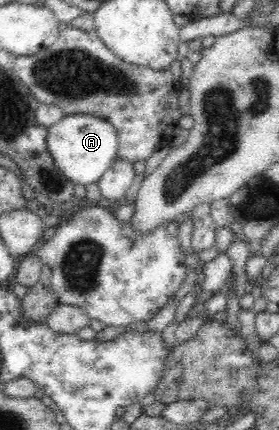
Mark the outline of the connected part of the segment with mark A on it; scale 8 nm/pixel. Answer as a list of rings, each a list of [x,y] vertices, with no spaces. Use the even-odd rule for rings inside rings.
[[[82,114],[66,116],[47,130],[48,153],[54,165],[74,186],[97,183],[102,178],[102,174],[117,161],[118,135],[110,123],[98,117]]]

